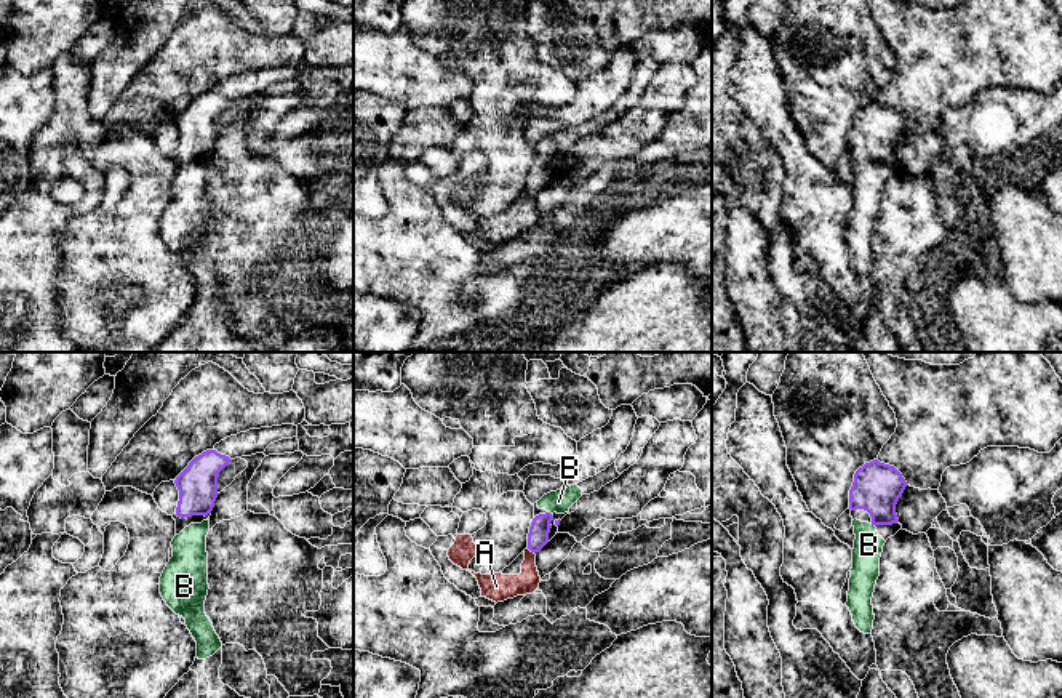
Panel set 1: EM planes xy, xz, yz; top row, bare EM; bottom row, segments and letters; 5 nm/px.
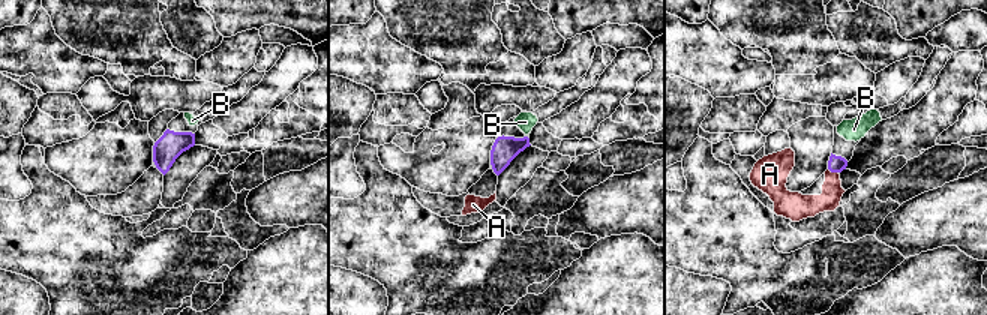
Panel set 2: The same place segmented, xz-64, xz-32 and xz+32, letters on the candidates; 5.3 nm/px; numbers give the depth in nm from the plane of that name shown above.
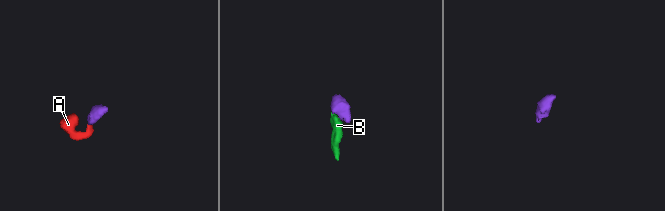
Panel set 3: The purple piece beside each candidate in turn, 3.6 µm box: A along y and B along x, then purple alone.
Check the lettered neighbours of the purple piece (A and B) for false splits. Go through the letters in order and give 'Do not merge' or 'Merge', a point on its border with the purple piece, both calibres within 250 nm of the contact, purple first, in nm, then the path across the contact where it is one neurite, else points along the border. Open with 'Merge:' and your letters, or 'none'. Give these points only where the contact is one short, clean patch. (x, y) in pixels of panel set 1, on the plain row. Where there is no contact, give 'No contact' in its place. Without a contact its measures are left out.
Merge: B
A: Do not merge. Touches purple at xz (531, 192). Thickness 110 nm (purple) against 140 nm. Boundary: xz (528, 189), (534, 196)
B: Merge. Touches purple at yz (874, 165). Thickness 240 nm (purple) against 140 nm. Path across: yz (877, 128), (874, 165), (869, 172), (869, 186)

